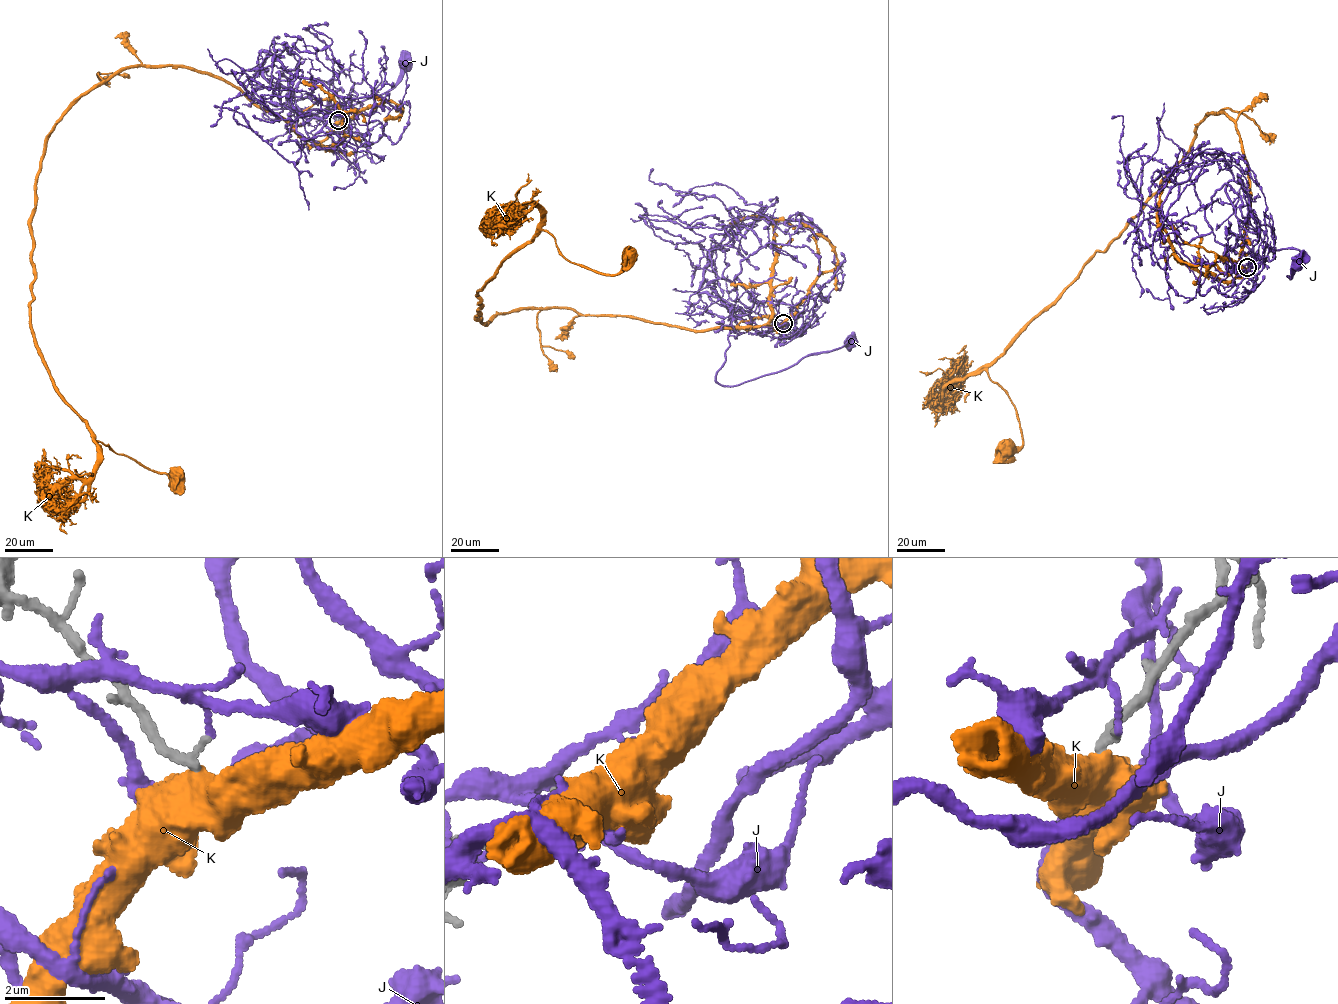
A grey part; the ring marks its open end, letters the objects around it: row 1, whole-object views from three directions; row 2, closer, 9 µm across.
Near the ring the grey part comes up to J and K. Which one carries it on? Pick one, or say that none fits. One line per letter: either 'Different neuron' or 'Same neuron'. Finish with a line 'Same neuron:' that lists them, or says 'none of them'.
J: Different neuron
K: Different neuron
Same neuron: none of them

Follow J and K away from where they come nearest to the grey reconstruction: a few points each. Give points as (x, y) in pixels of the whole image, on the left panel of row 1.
J: (338, 119), (297, 111), (290, 97), (276, 119), (262, 115), (355, 104), (388, 91), (404, 65)
K: (337, 120), (306, 139), (226, 81), (139, 66), (48, 137), (37, 353), (96, 440), (178, 476)

